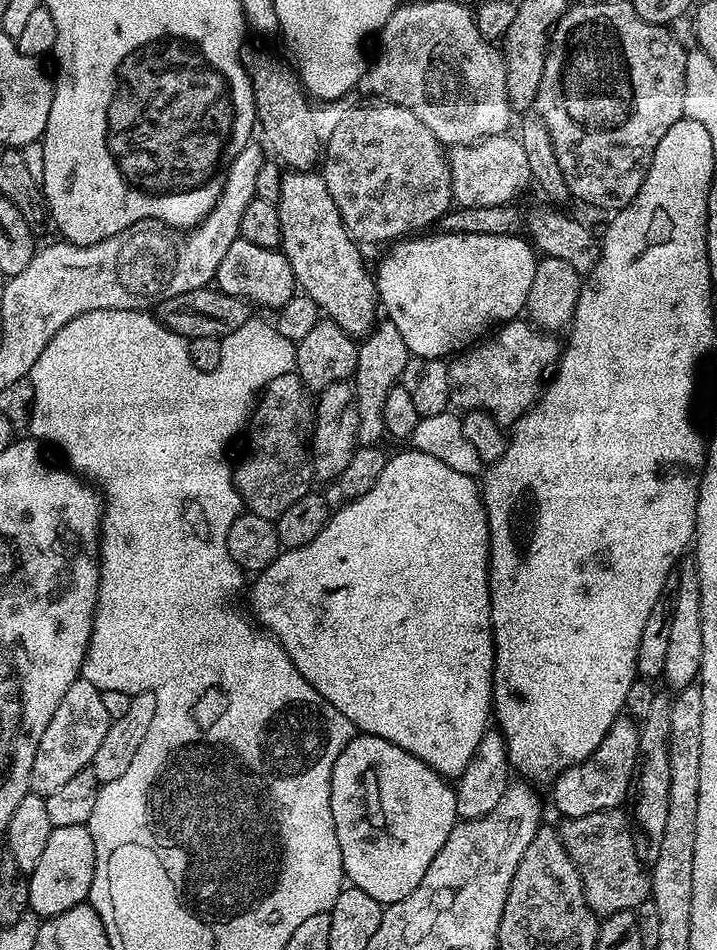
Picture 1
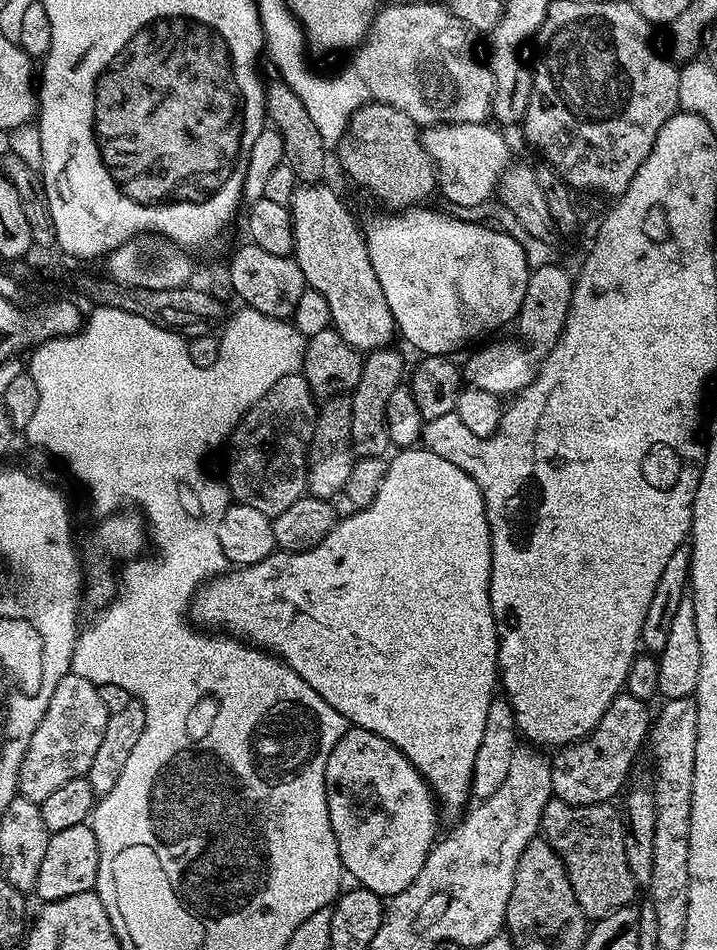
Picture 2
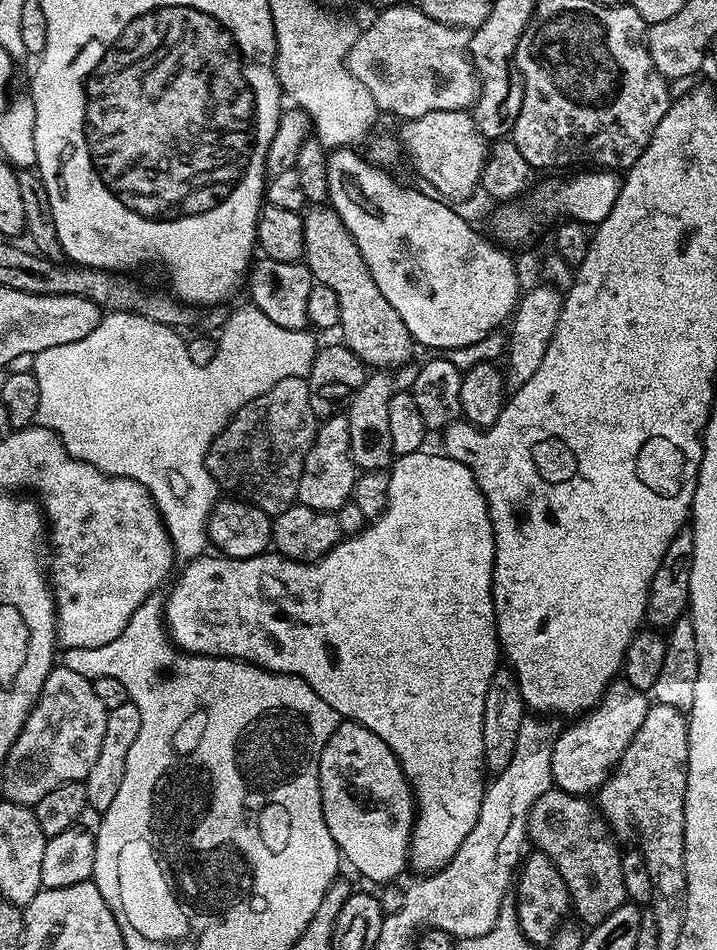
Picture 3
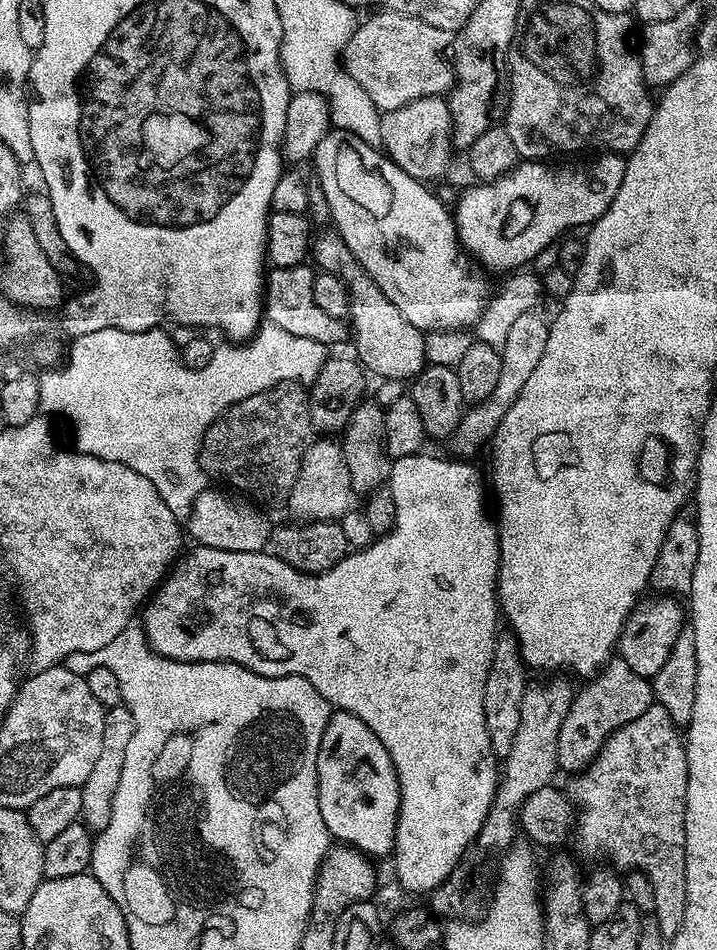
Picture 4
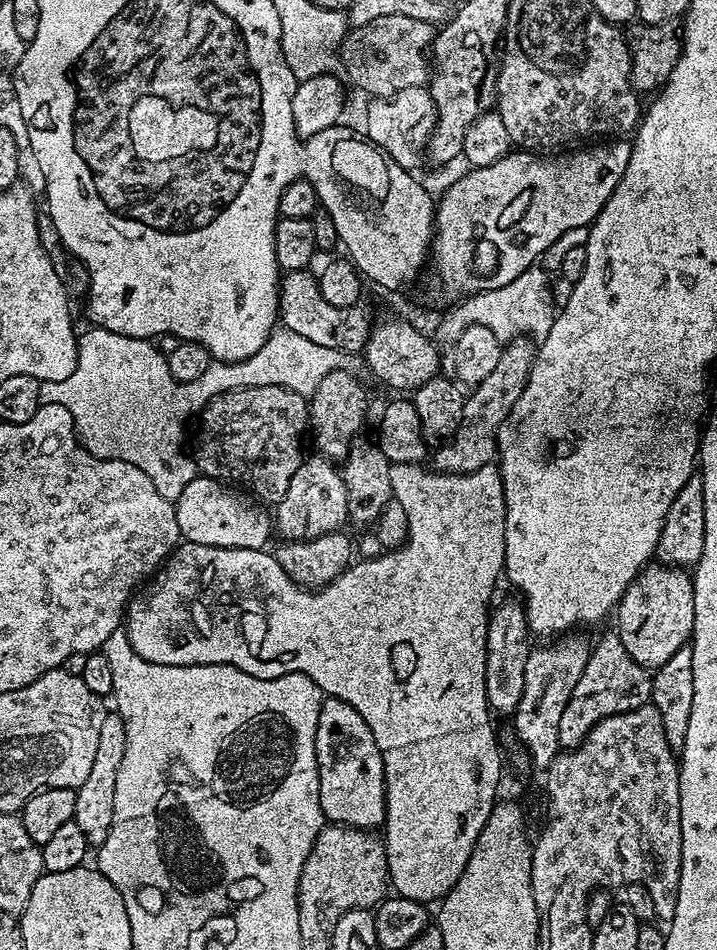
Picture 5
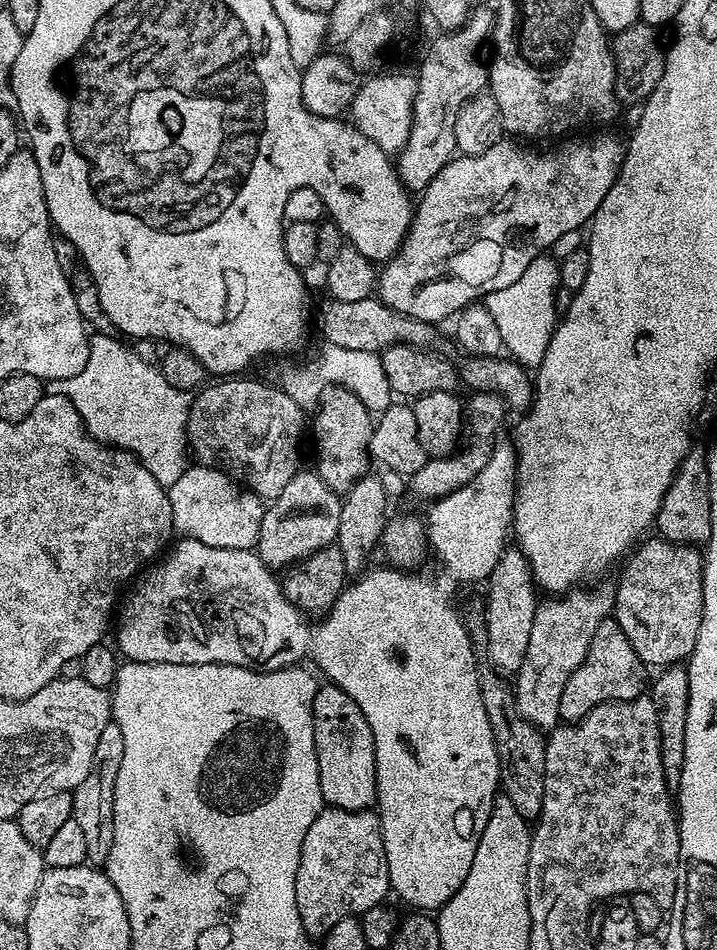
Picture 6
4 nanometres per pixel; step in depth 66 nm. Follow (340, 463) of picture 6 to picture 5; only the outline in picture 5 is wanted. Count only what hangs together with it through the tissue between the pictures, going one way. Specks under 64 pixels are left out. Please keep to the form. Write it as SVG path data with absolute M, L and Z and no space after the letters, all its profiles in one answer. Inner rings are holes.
M339 368L326 374L326 378L318 382L318 390L314 390L308 405L310 440L316 443L315 451L326 460L343 461L353 440L365 431L364 419L367 416L368 392L352 370Z

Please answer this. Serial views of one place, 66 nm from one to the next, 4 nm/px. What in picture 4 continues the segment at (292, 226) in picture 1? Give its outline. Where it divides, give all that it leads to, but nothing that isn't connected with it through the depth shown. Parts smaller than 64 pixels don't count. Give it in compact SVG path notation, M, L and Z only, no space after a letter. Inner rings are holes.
M334 230L321 231L315 237L310 256L313 261L316 259L317 269L336 273L348 287L350 336L353 341L356 339L355 359L371 375L373 372L384 380L415 380L418 373L426 367L425 333L402 318L402 310L398 310L398 306L394 306L394 302L390 302L390 298L386 298L382 290L378 290L378 282L374 282L370 274L366 274L358 258L354 258L350 246L346 246L344 239Z

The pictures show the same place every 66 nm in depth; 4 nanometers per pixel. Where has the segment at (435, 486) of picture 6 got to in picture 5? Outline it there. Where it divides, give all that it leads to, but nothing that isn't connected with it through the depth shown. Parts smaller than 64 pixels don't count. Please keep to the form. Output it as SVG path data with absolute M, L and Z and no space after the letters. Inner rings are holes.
M517 338L503 345L502 358L498 358L498 367L490 378L465 395L458 430L454 430L454 434L431 453L430 464L435 471L466 474L482 470L482 466L497 459L498 430L502 430L502 422L506 422L514 402L518 402L518 394L522 394L526 386L534 361L536 348L527 339Z

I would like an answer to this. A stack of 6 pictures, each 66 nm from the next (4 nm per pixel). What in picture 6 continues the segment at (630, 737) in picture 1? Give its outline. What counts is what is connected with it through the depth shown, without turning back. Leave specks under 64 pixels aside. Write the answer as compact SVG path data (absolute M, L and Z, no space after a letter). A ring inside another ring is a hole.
M615 618L604 620L594 630L594 638L590 641L590 650L586 658L582 658L582 666L570 674L570 682L562 689L562 702L558 702L560 719L564 722L575 722L582 719L594 706L602 706L615 700L633 700L645 695L650 684L649 669L634 654L634 646L630 646L630 638L622 634L622 626L618 626Z

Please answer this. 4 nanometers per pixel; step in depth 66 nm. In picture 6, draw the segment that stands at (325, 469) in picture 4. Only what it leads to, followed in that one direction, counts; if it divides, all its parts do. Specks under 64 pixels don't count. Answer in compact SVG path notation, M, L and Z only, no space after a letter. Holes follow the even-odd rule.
M301 470L297 472L294 478L290 478L286 490L282 490L282 494L278 494L278 498L271 500L264 509L262 526L258 530L254 549L256 555L260 557L260 561L267 568L287 570L293 564L297 564L299 560L306 559L310 554L335 545L338 534L338 518L340 517L340 502L341 497L338 493L330 490L330 486L326 486L326 482L322 482L322 478L317 476L315 471Z

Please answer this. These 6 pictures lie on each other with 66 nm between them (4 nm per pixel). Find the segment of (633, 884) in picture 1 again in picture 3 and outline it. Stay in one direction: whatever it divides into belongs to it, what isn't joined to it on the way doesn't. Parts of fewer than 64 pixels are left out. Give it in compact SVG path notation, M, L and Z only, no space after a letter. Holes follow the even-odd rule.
M555 786L546 790L528 815L528 840L535 851L546 854L558 866L558 874L562 874L562 882L572 896L575 919L581 925L595 926L625 904L628 895L622 880L622 848L616 845L617 837L599 807L590 801Z

